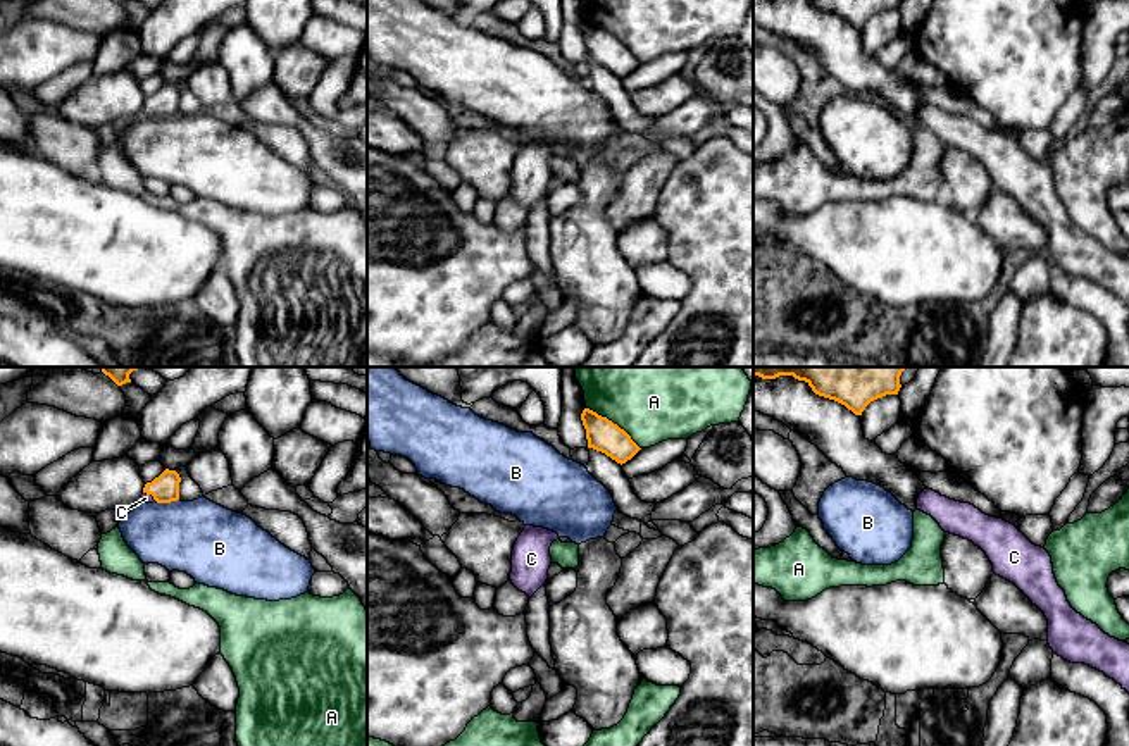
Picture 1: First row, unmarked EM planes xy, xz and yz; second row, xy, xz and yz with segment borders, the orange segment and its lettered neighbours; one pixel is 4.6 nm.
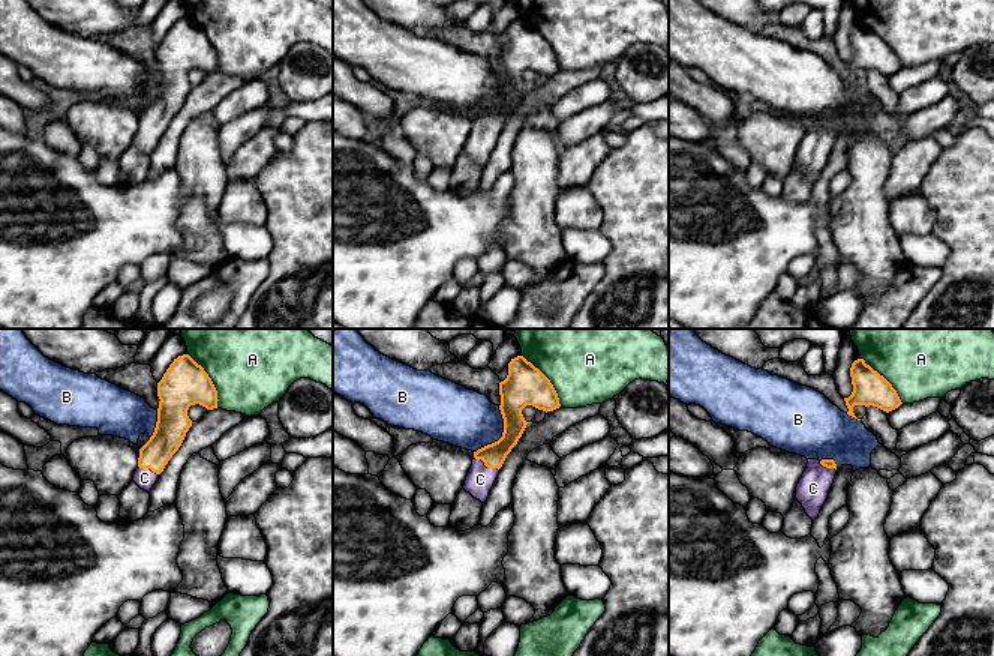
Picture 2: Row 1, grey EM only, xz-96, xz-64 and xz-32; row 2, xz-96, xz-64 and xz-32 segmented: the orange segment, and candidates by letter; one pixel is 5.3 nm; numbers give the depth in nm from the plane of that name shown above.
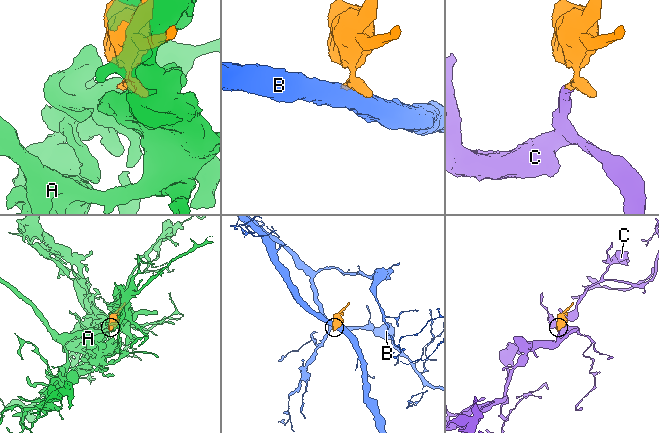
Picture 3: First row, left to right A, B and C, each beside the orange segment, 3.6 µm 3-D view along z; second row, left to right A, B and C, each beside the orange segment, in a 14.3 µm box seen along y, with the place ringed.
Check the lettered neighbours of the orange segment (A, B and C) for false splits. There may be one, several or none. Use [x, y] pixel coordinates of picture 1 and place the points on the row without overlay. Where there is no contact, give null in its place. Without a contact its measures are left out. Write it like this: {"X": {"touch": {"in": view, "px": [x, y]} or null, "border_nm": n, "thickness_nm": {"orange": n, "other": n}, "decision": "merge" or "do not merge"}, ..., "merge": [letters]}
{"A": {"touch": {"in": "xz", "px": [612, 37]}, "border_nm": 320, "thickness_nm": {"orange": 150, "other": 280}, "decision": "do not merge"}, "B": {"touch": {"in": "xy", "px": [166, 116]}, "border_nm": 110, "thickness_nm": {"orange": 130, "other": 360}, "decision": "do not merge"}, "C": {"touch": {"in": "xy", "px": [150, 107]}, "border_nm": 80, "thickness_nm": {"orange": 130, "other": 50}, "decision": "merge"}, "merge": ["C"]}

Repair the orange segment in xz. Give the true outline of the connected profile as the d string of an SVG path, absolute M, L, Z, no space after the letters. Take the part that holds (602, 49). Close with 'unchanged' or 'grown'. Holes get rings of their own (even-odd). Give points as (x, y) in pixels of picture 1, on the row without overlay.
M589 22L583 24L581 34L588 62L605 67L621 79L641 64L624 43Z | unchanged

